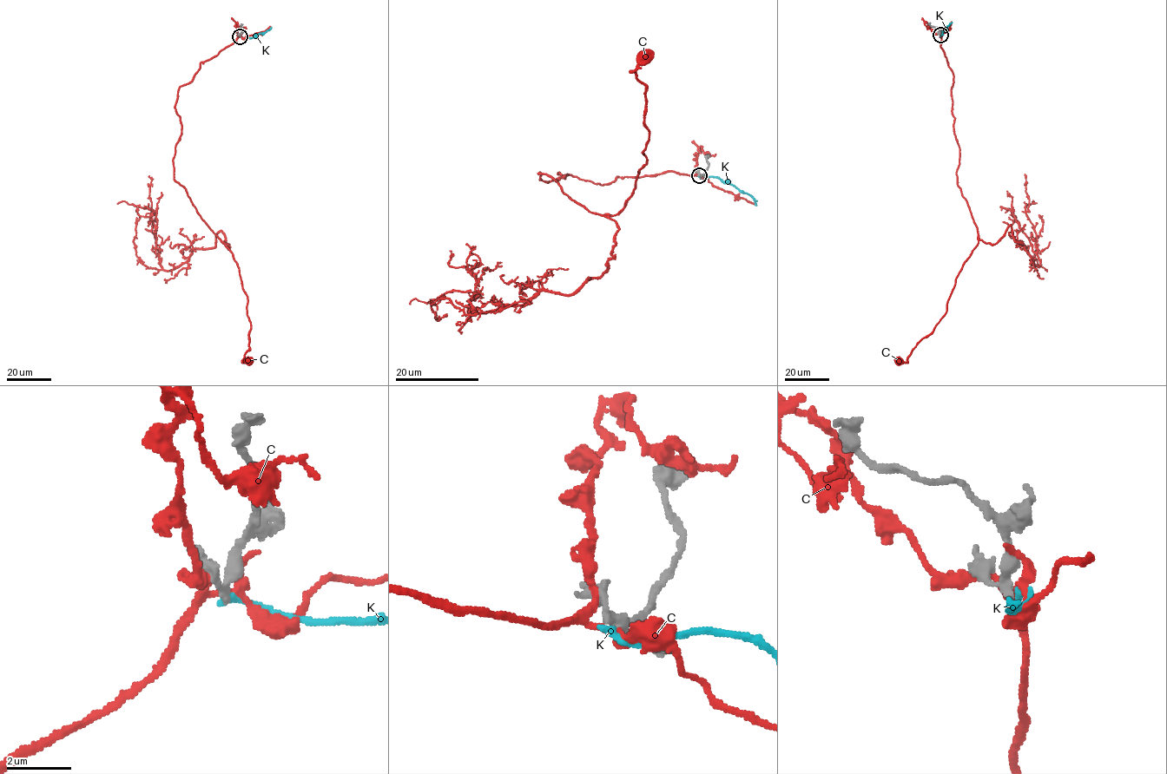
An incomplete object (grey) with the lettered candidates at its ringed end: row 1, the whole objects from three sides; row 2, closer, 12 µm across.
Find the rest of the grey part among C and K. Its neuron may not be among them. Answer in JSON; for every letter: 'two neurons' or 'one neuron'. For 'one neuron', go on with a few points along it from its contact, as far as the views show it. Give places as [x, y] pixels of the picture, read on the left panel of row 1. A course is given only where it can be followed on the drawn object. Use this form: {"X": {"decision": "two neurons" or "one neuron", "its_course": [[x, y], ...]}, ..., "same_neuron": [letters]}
{"C": {"decision": "two neurons"}, "K": {"decision": "two neurons"}, "same_neuron": []}

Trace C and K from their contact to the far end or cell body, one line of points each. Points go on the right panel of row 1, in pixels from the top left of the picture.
C: (940, 34), (953, 75), (957, 184), (977, 227), (978, 245), (956, 278), (944, 316), (907, 361), (899, 361)
K: (940, 35), (952, 22)

